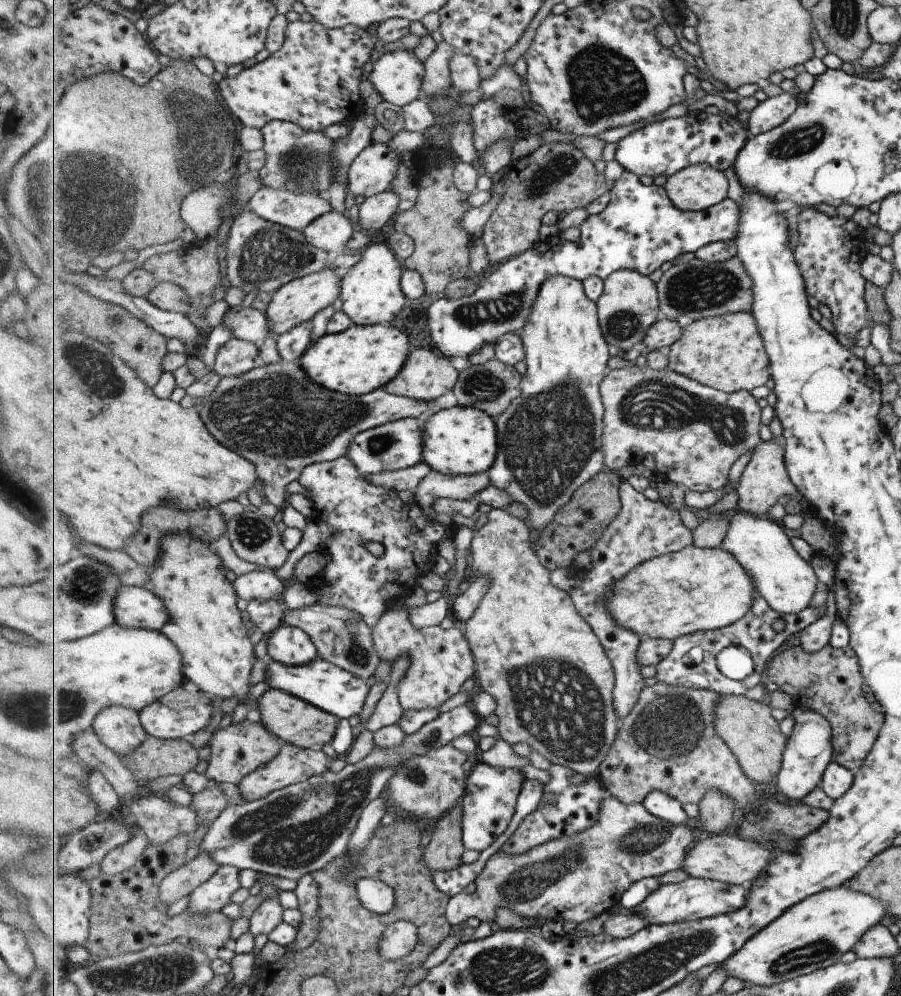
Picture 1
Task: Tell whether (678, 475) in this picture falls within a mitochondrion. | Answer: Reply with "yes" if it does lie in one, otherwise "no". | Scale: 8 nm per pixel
no

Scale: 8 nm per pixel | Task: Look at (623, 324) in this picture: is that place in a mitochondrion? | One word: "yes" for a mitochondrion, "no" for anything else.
yes

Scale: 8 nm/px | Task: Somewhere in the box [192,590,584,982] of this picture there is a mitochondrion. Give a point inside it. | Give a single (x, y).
(279, 834)

